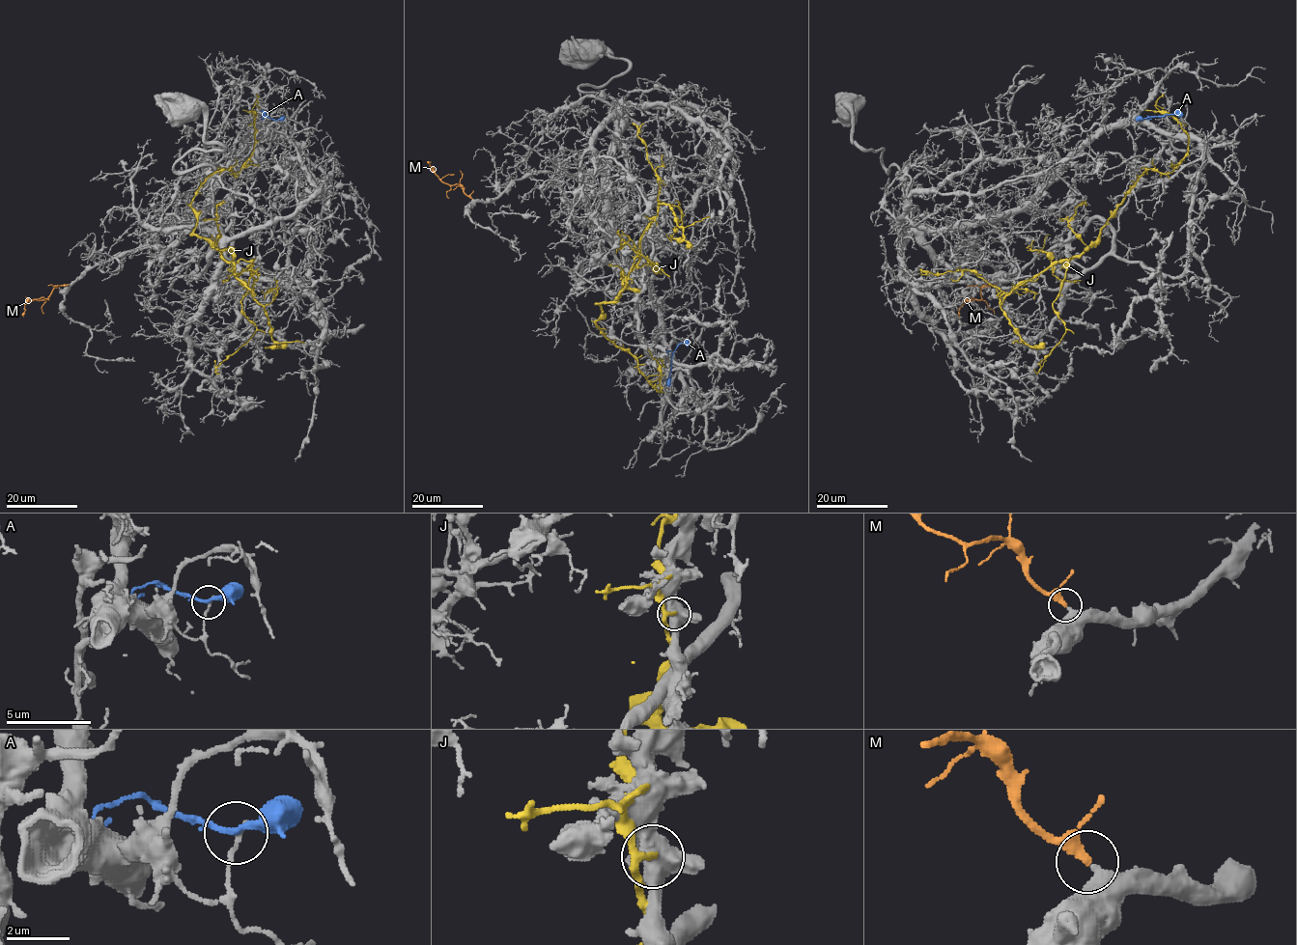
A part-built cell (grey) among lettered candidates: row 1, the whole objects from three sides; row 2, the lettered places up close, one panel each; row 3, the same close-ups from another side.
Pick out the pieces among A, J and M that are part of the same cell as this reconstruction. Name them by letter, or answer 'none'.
M

